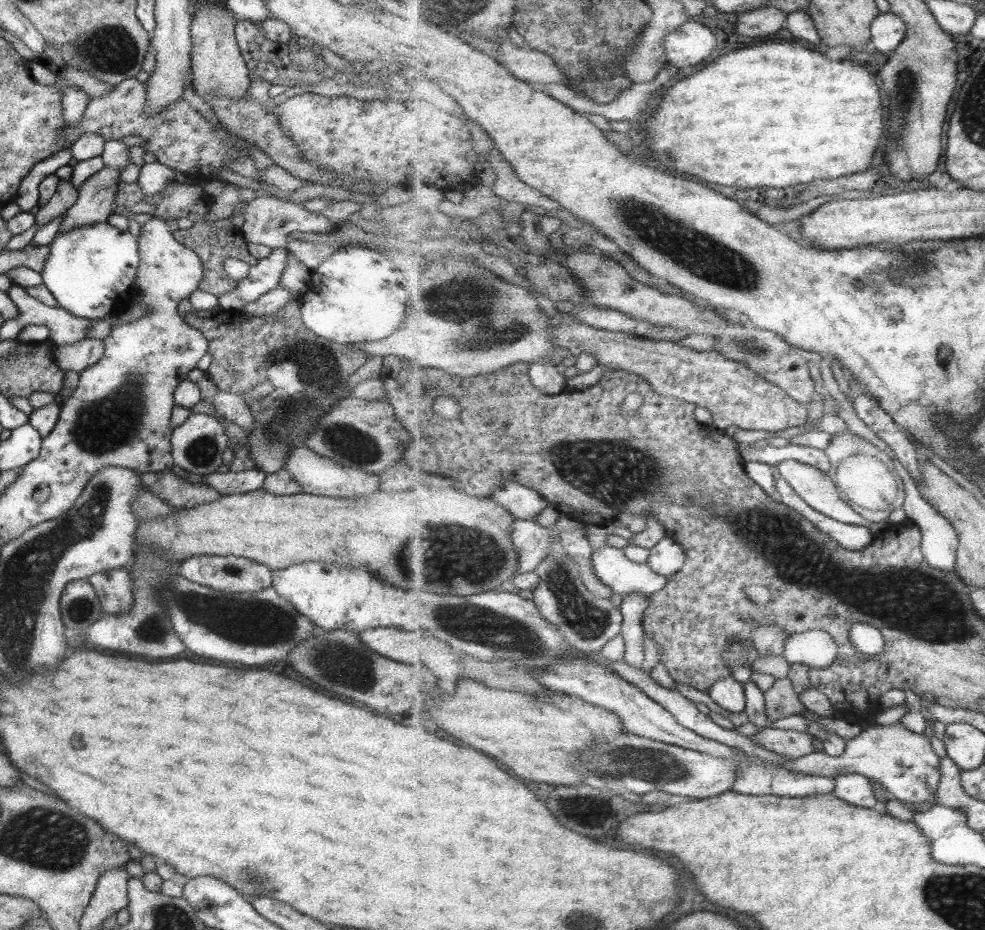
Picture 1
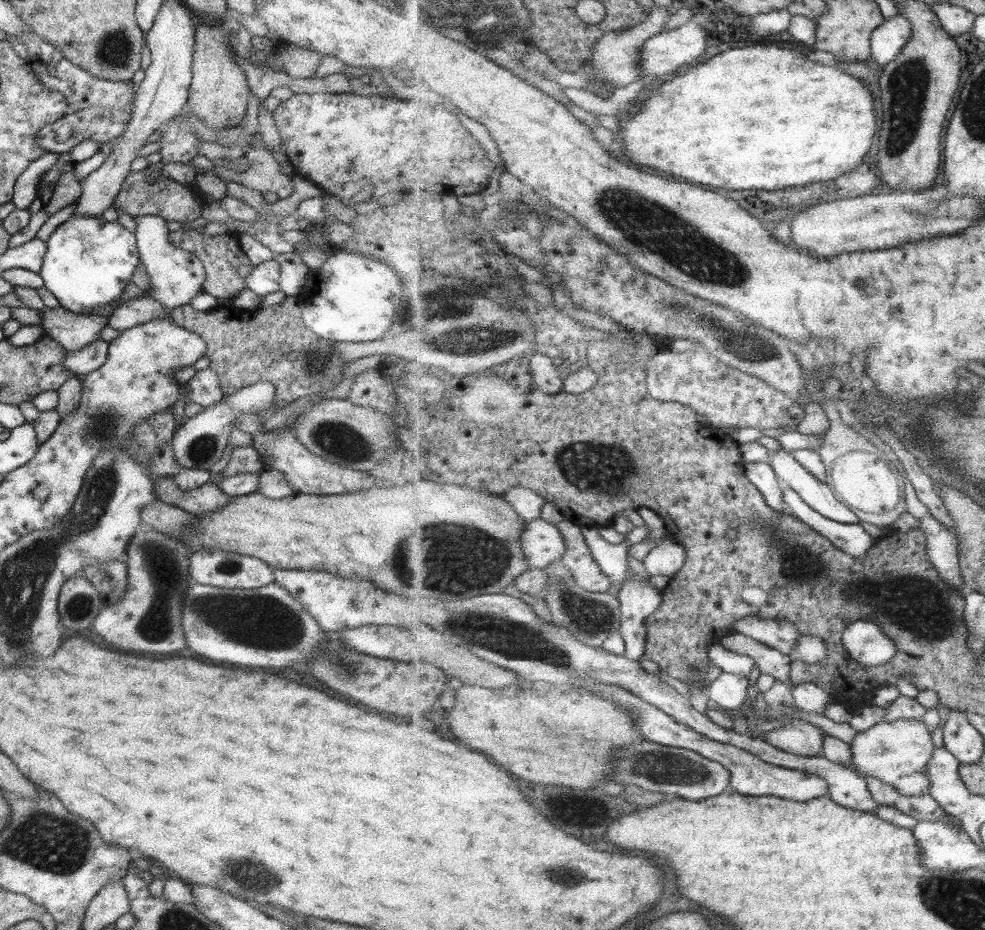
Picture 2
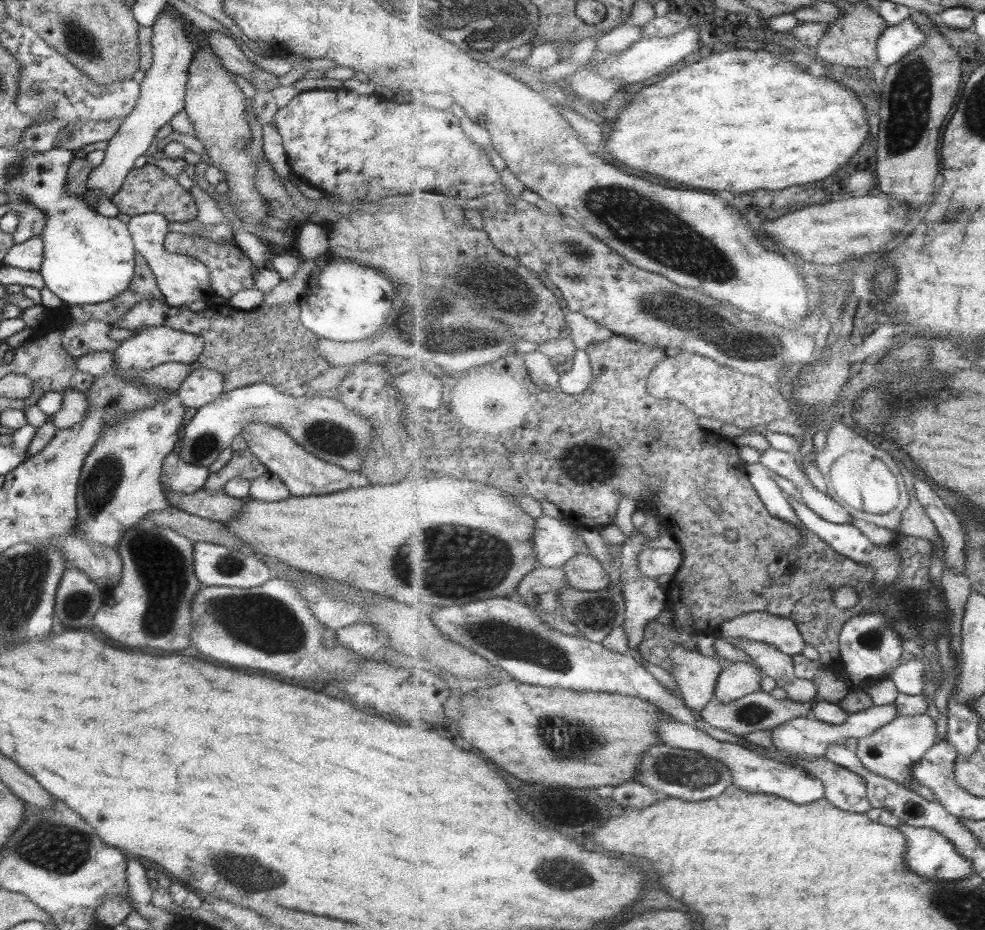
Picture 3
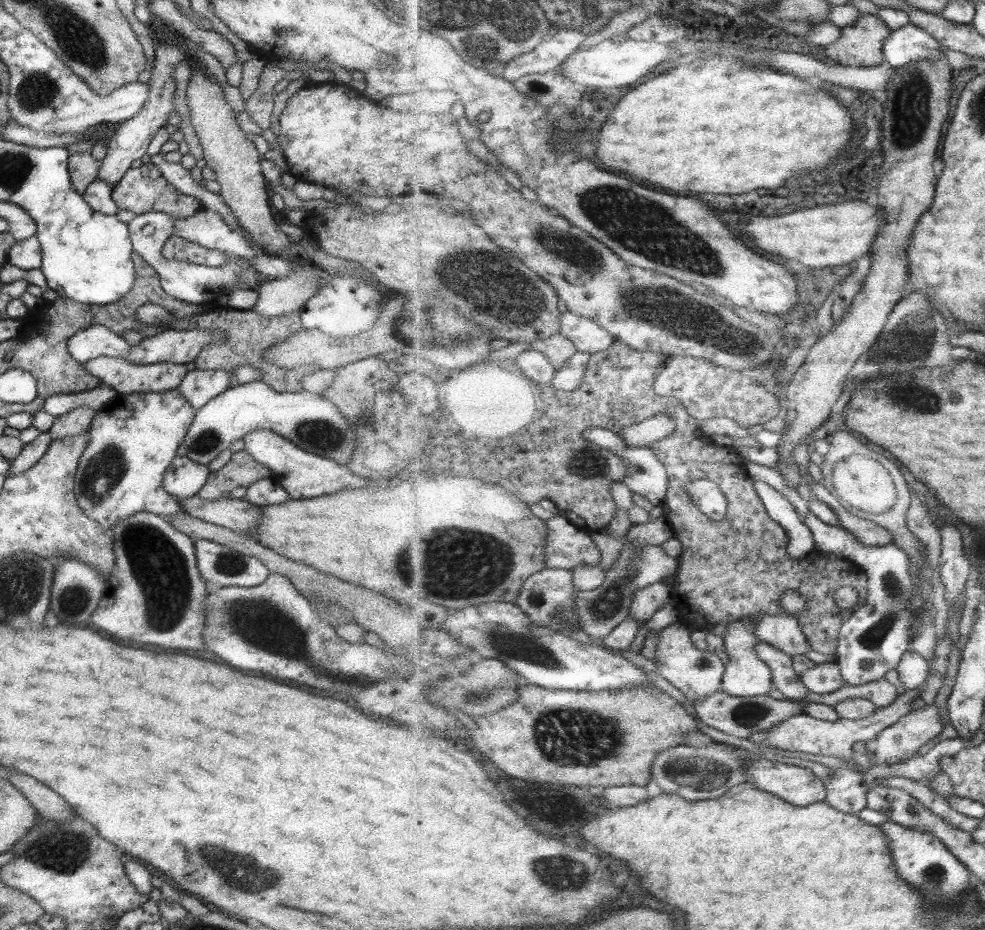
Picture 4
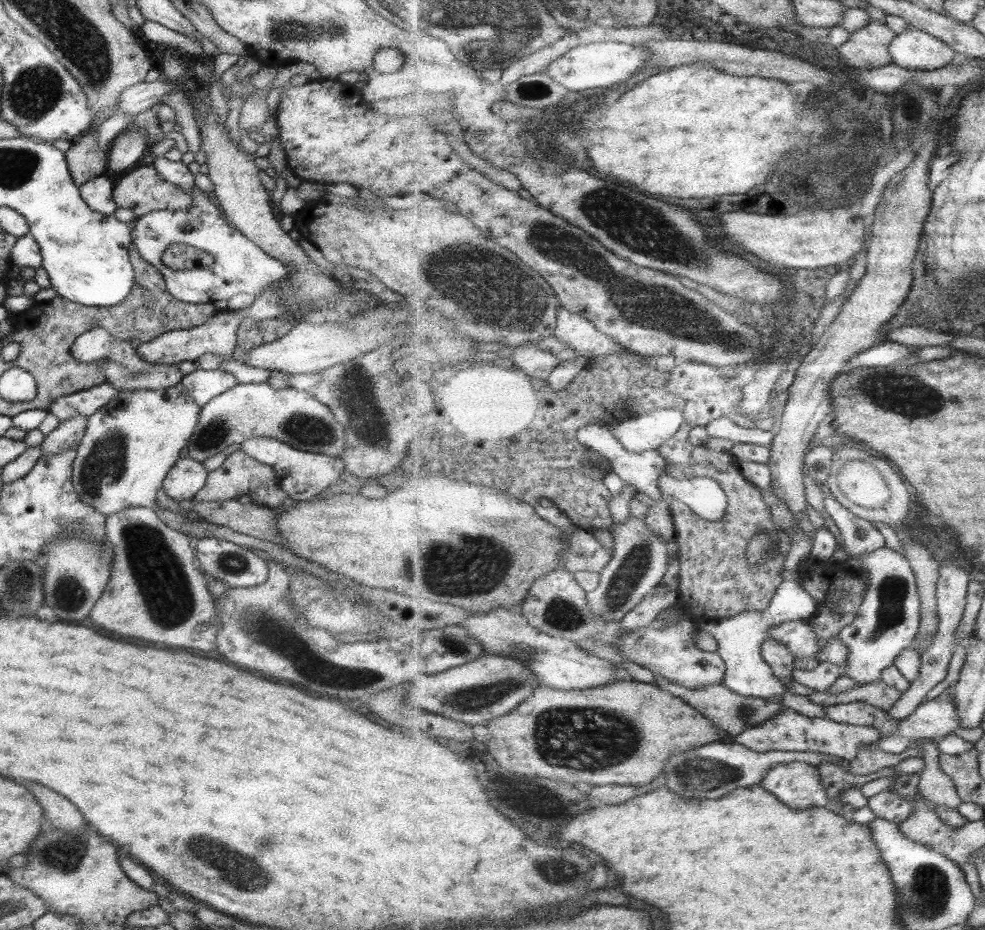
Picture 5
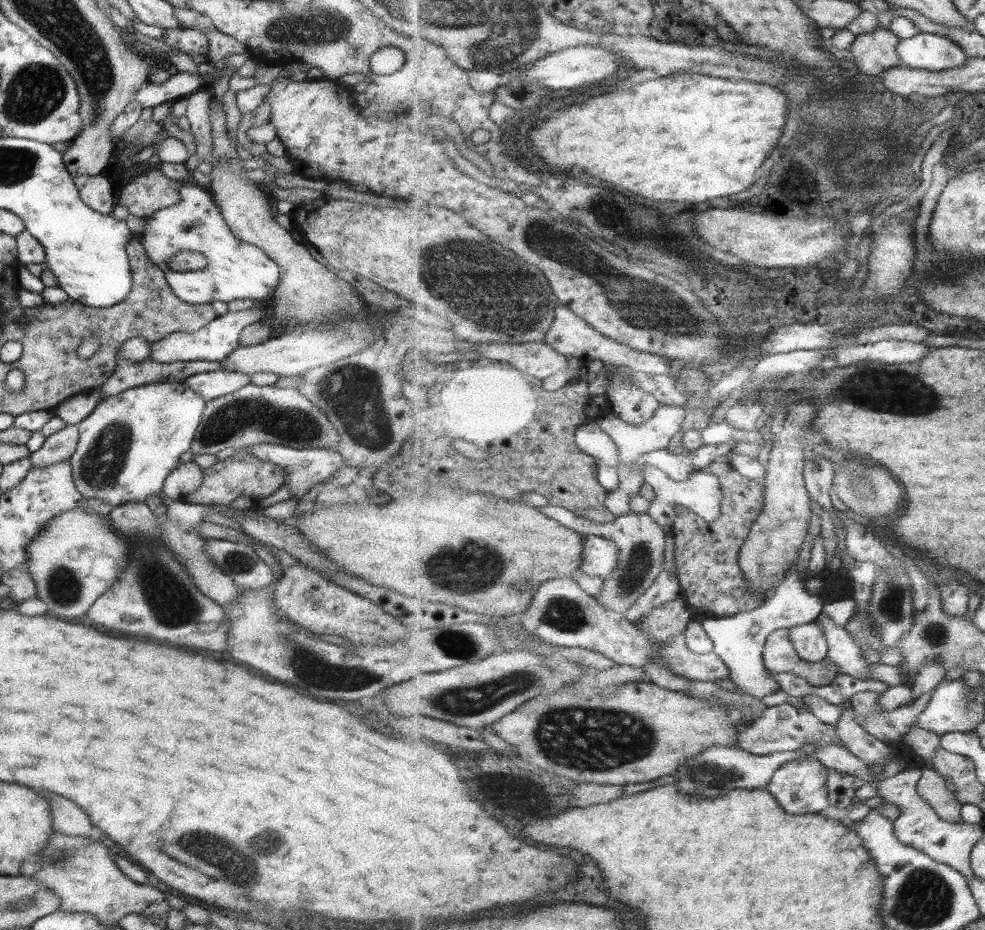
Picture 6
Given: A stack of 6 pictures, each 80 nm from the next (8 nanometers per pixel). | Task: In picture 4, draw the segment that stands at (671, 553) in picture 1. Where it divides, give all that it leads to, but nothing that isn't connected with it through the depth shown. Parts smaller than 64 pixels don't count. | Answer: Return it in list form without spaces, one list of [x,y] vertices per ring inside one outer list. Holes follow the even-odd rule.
[[[624,542],[621,555],[614,565],[606,570],[606,579],[604,583],[592,591],[576,592],[575,602],[578,603],[580,610],[580,628],[591,638],[603,640],[611,631],[619,626],[627,617],[630,616],[633,602],[633,595],[643,589],[643,586],[649,586],[656,582],[662,582],[665,577],[677,575],[679,570],[679,558],[675,559],[667,555],[665,549],[659,542],[635,548]]]

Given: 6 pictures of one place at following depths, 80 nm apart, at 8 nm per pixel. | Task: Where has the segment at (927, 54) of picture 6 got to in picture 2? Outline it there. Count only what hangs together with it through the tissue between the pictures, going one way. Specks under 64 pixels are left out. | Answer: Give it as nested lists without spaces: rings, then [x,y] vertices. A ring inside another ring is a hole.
[[[894,16],[886,20],[879,28],[874,30],[872,37],[872,59],[880,66],[887,67],[893,63],[905,45],[914,36],[913,26],[905,16]]]

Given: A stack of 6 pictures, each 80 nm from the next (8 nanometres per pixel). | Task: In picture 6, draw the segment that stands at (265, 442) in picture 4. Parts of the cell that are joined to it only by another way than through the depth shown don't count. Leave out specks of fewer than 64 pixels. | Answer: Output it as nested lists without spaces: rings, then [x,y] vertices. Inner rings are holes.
[[[253,444],[250,450],[250,454],[258,459],[272,462],[277,466],[282,468],[282,471],[285,473],[285,484],[289,485],[291,496],[296,495],[296,498],[301,498],[302,494],[305,494],[314,484],[325,480],[328,476],[331,476],[331,473],[334,470],[337,470],[337,467],[343,462],[342,456],[337,452],[336,448],[331,447],[321,447],[321,448],[310,448],[310,449],[301,449],[297,450],[295,448],[287,448],[285,446],[279,446],[277,444]]]

